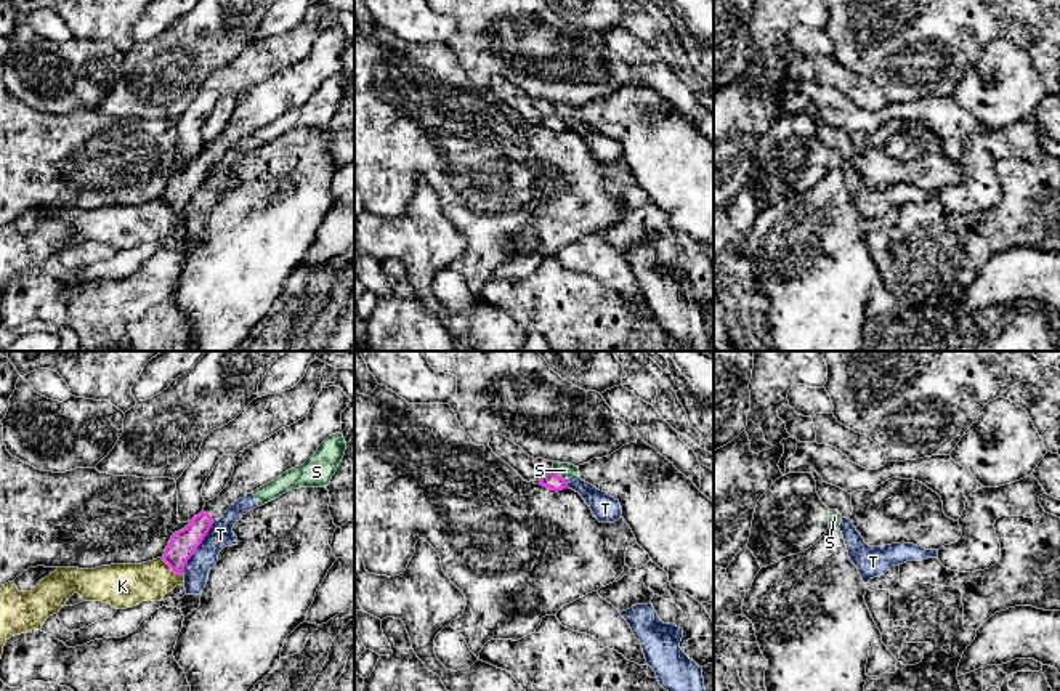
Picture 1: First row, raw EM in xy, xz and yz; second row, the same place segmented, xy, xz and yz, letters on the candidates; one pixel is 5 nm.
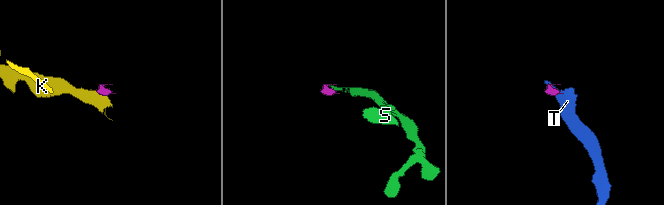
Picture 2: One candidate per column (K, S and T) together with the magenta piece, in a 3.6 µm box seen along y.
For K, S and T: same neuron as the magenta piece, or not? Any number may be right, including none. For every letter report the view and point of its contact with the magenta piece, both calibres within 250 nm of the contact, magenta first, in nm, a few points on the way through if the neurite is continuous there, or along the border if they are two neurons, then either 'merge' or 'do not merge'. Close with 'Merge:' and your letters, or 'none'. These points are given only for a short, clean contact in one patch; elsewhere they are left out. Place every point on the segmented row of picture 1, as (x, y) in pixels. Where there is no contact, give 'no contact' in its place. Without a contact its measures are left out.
K: meets magenta in xy at (172, 569); 140 nm thick on the magenta side, 220 nm on the other; border along xy (161, 558), (177, 574), (182, 574); do not merge
S: meets magenta in xz at (557, 475); 90 nm thick on the magenta side, 80 nm on the other; border along xz (554, 468), (565, 480); do not merge
T: meets magenta in xy at (196, 547); 140 nm thick on the magenta side, 130 nm on the other; border along xy (214, 523), (182, 573); do not merge
Merge: none

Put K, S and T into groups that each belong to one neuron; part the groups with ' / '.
K / S T

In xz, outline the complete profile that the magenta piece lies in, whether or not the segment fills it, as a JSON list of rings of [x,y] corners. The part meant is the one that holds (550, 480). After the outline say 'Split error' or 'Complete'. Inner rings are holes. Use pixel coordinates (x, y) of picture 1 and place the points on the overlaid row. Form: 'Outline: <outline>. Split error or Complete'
Outline: [[[536,459],[536,468],[539,470],[540,475],[540,486],[550,489],[550,491],[563,491],[568,487],[566,479],[556,475],[553,470],[553,462],[544,460],[544,459]]]. Split error

